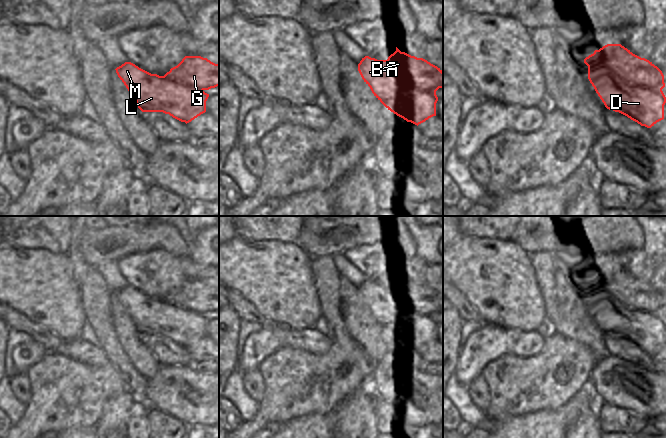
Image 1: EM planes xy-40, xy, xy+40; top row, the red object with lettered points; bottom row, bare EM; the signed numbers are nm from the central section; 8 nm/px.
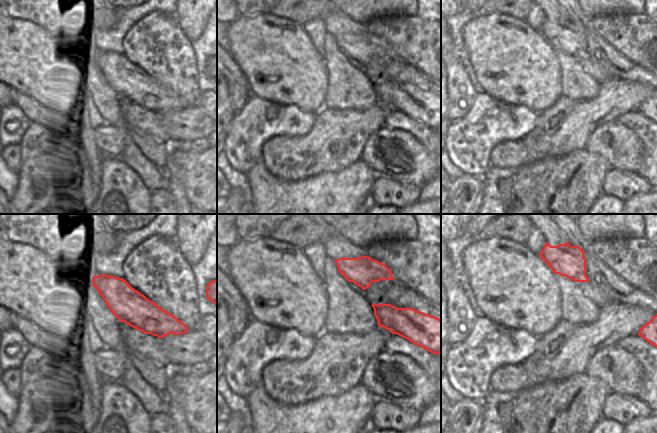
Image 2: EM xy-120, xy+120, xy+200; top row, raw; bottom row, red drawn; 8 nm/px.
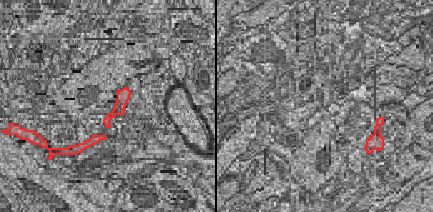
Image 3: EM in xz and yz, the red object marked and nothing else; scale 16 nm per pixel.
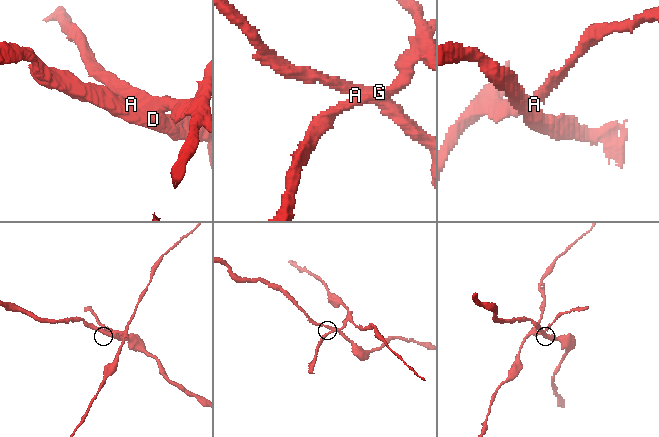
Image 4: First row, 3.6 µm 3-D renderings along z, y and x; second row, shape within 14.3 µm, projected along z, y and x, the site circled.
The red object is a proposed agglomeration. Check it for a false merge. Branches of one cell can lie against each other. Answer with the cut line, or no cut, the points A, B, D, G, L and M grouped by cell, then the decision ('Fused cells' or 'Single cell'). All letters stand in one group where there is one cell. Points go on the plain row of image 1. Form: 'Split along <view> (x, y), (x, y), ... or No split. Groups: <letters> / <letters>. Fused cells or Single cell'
Split along xy+40 (584, 283), (605, 283), (611, 292), (611, 299), (661, 314). Groups: A D L M / B G. Fused cells

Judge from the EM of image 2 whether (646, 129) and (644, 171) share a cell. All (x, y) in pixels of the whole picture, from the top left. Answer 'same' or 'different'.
same

